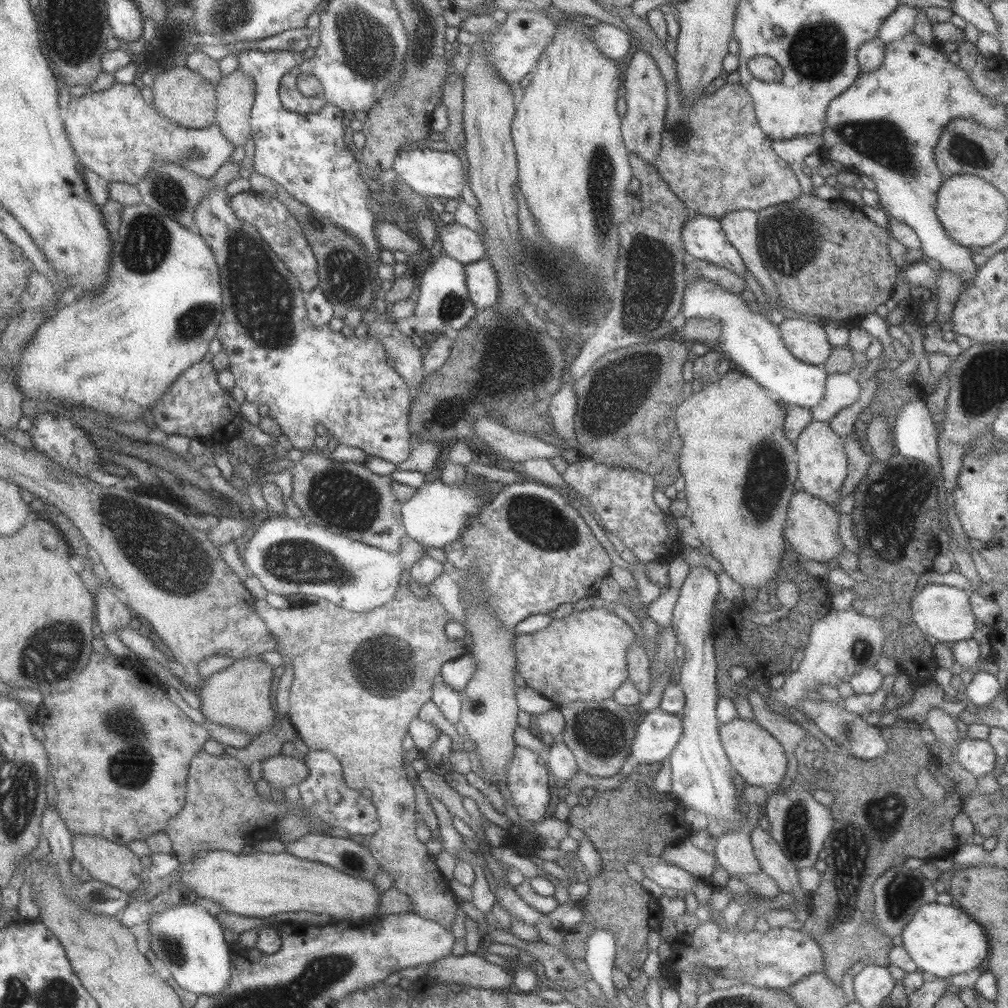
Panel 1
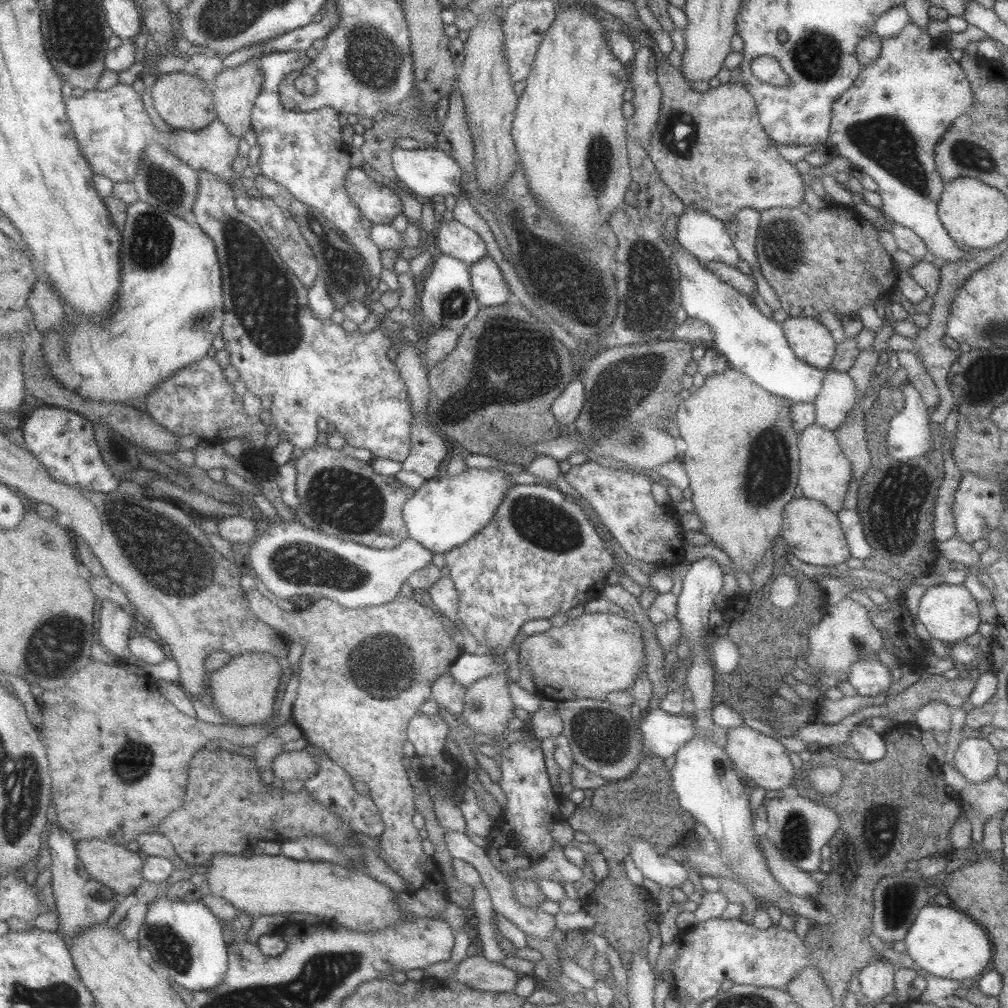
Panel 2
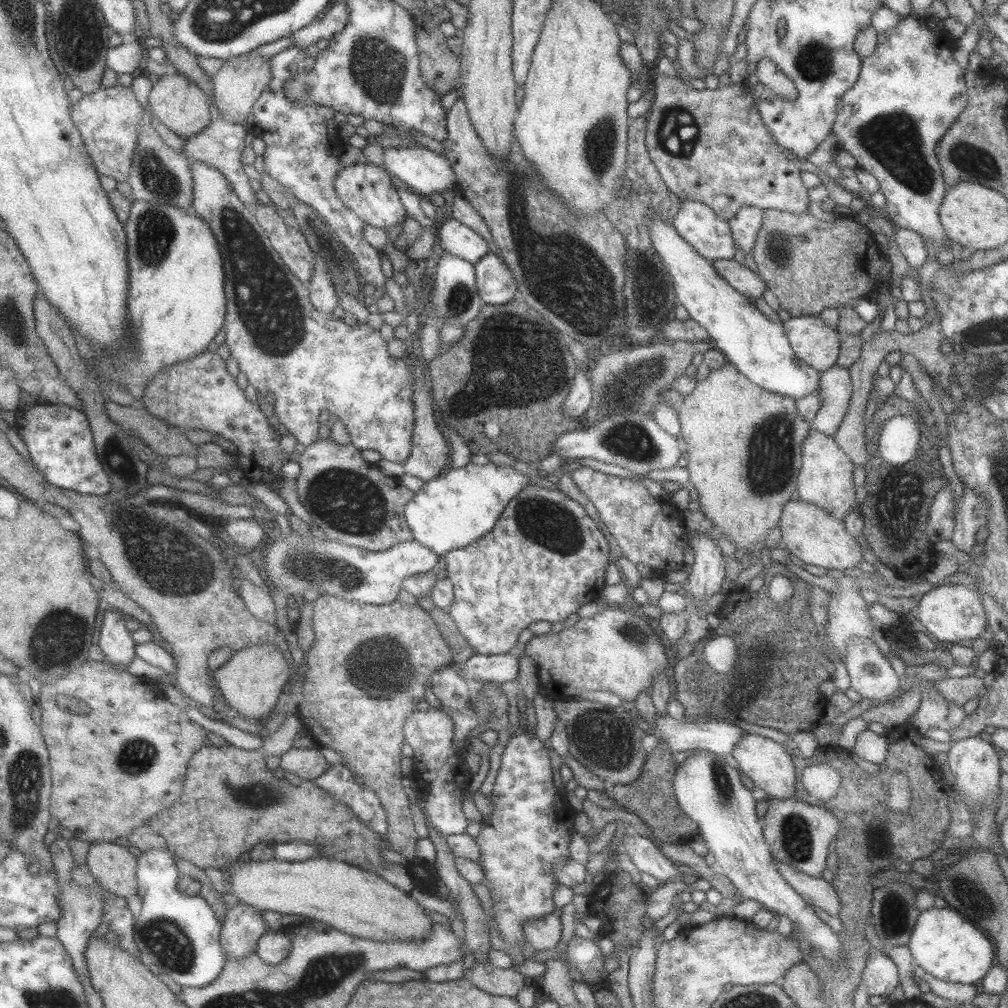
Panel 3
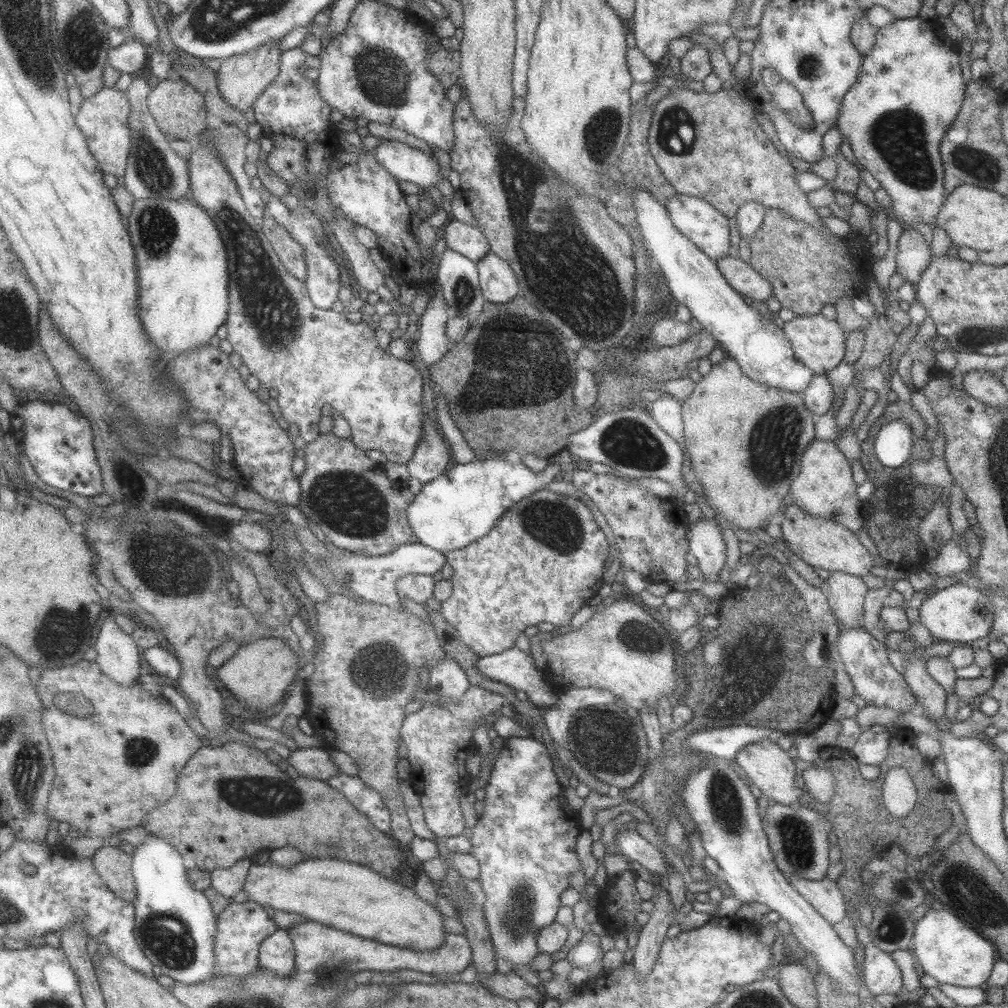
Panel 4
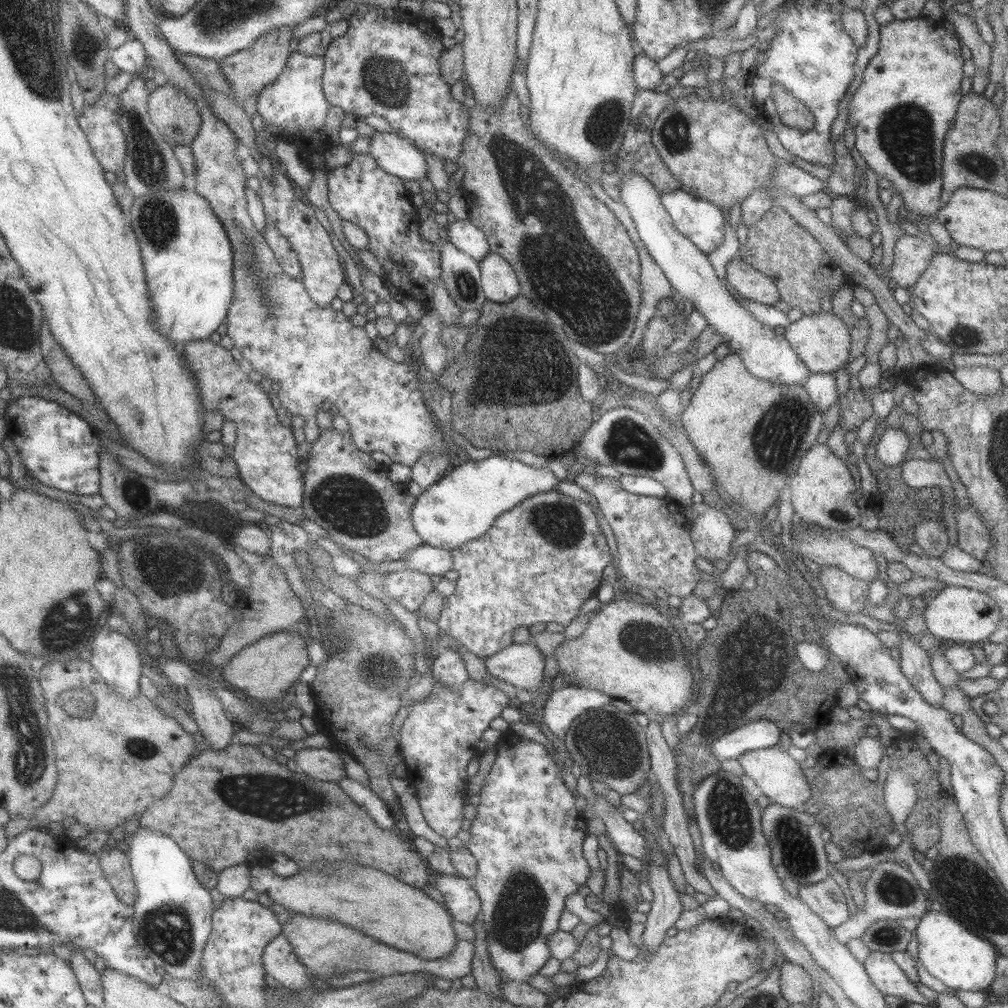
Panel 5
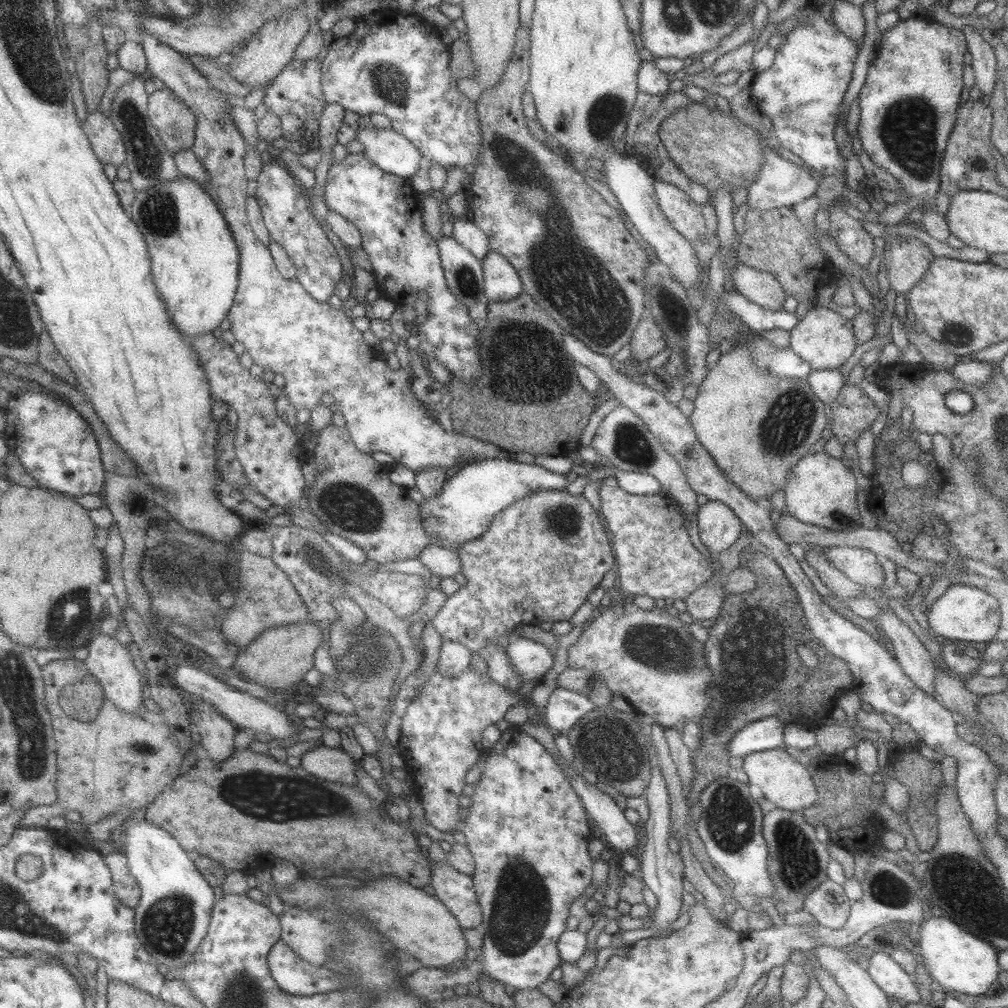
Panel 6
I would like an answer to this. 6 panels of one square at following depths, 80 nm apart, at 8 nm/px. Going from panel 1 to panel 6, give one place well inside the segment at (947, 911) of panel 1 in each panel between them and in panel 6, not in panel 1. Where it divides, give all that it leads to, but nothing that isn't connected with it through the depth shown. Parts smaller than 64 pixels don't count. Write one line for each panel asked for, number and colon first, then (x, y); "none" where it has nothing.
2: (943, 941)
3: (944, 943)
4: (950, 951)
5: (961, 960)
6: (956, 960)

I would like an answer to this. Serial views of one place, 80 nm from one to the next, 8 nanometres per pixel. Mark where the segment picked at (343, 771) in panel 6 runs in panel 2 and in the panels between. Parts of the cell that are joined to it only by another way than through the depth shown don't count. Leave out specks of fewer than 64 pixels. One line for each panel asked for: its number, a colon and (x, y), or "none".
2: (294, 765)
3: (306, 763)
4: (314, 763)
5: (323, 764)

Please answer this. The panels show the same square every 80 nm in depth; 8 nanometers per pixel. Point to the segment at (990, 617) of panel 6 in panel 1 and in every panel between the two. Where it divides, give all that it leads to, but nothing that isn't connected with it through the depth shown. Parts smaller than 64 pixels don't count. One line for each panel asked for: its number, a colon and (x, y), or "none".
1: (943, 612)
2: (949, 613)
3: (953, 612)
4: (958, 613)
5: (957, 614)

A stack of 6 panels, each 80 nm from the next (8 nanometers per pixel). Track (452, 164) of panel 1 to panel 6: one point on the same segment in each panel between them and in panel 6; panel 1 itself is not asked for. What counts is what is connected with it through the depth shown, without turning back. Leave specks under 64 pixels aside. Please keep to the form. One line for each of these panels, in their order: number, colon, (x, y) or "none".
2: (424, 171)
3: (424, 172)
4: (406, 163)
5: (396, 156)
6: (392, 153)

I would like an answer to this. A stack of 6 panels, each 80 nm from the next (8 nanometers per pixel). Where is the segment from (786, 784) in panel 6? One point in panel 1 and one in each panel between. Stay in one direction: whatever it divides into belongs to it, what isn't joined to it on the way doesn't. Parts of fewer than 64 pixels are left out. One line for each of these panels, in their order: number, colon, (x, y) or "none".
1: (753, 753)
2: (762, 760)
3: (768, 765)
4: (767, 766)
5: (778, 776)

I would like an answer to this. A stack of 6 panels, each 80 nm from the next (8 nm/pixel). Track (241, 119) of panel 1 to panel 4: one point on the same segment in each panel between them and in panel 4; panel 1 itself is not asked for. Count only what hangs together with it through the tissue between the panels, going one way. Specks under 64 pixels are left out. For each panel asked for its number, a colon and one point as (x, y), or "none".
2: (234, 91)
3: (239, 82)
4: (240, 79)

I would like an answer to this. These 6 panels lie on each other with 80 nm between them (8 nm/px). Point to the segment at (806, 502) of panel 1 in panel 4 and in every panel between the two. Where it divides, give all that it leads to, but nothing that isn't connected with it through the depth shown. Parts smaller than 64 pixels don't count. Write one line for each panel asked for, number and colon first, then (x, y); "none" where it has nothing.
2: (811, 531)
3: (815, 537)
4: (822, 543)

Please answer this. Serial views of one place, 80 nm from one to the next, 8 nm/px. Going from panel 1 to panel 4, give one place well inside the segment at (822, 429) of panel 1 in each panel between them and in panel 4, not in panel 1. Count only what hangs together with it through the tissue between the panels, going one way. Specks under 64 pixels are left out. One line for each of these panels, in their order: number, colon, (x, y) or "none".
2: (824, 470)
3: (824, 479)
4: (824, 487)

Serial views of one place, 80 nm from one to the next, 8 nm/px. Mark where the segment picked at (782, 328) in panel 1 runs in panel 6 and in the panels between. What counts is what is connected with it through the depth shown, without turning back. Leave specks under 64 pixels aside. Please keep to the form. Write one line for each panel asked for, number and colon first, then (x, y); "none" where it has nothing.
2: (810, 341)
3: (812, 342)
4: (818, 343)
5: (821, 340)
6: (824, 339)

